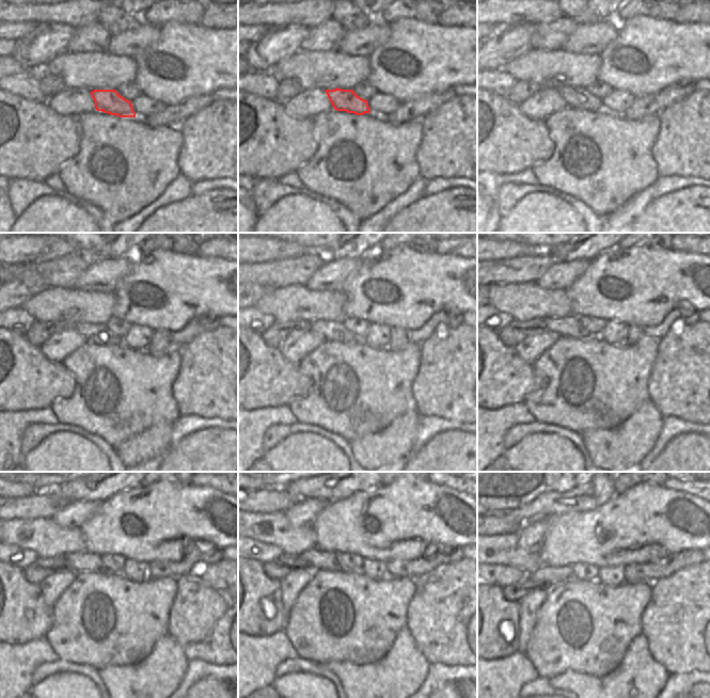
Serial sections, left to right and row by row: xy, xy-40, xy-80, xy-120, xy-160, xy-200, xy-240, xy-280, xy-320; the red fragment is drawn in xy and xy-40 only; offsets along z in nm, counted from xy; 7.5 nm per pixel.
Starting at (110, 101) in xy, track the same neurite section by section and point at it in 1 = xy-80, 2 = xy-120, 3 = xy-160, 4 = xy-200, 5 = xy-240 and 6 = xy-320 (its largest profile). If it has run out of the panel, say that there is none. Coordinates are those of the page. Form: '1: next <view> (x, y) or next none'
1: next xy-80 (577, 97)
2: next xy-120 (99, 334)
3: next xy-160 (332, 331)
4: next xy-200 (568, 327)
5: next xy-240 (84, 561)
6: next xy-320 (562, 575)

